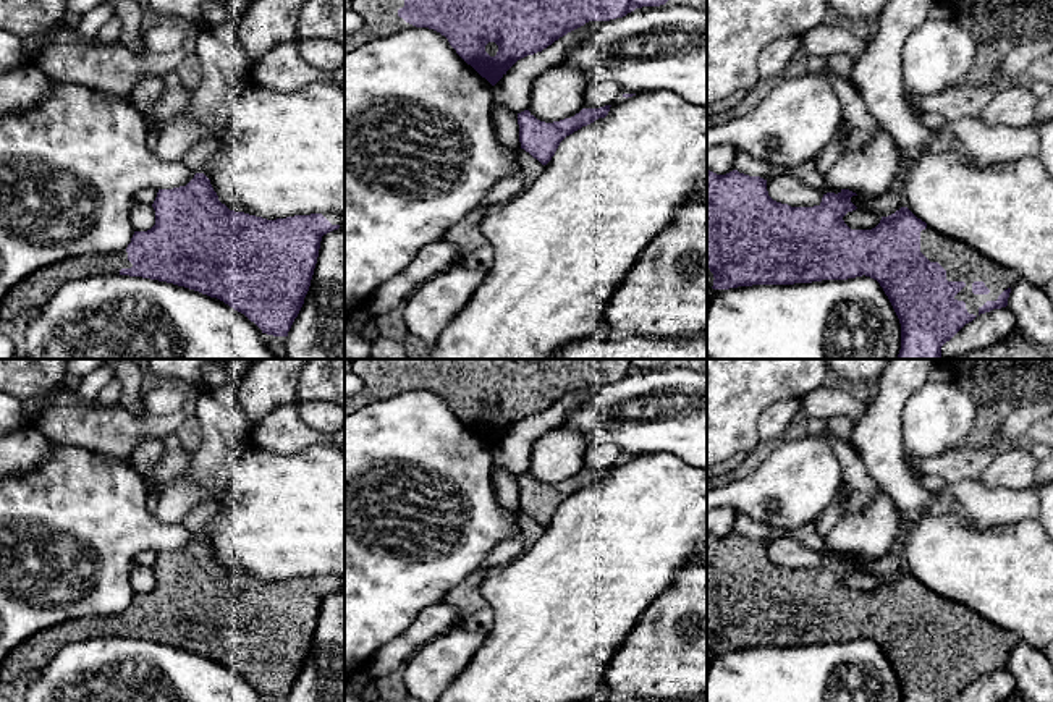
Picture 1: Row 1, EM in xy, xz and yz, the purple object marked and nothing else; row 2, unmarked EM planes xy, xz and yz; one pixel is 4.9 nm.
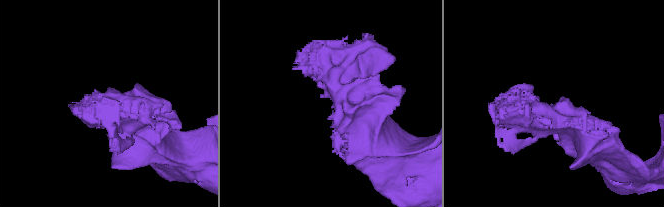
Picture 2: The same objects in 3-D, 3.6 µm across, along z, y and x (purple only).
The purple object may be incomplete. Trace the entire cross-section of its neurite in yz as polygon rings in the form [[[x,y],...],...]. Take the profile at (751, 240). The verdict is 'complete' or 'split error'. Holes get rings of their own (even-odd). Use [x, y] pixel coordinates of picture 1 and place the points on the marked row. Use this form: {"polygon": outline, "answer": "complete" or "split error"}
{"polygon": [[[707,170],[707,267],[713,273],[713,290],[752,285],[794,285],[822,280],[870,277],[880,283],[901,324],[901,349],[896,359],[941,359],[941,346],[977,315],[1008,306],[1019,275],[983,257],[971,246],[945,236],[901,207],[872,230],[851,230],[843,217],[857,207],[849,189],[827,192],[814,207],[791,207],[773,201],[767,180],[733,170],[717,175]]], "answer": "split error"}

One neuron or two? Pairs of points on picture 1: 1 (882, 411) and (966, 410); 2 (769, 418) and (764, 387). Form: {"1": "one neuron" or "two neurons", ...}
{"1": "two neurons", "2": "two neurons"}

